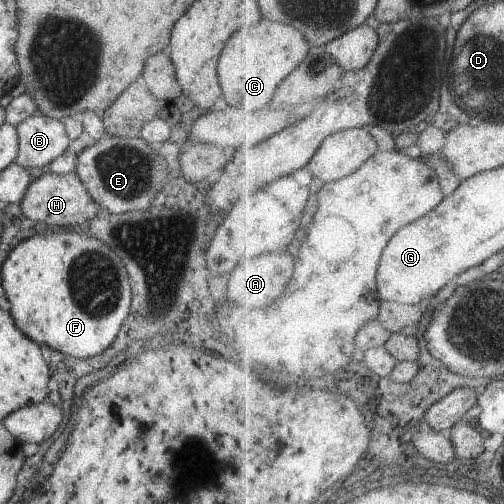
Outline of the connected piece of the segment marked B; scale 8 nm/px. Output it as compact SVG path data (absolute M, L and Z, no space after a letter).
M44 114L17 124L19 151L15 162L27 169L40 169L73 146L62 120Z

